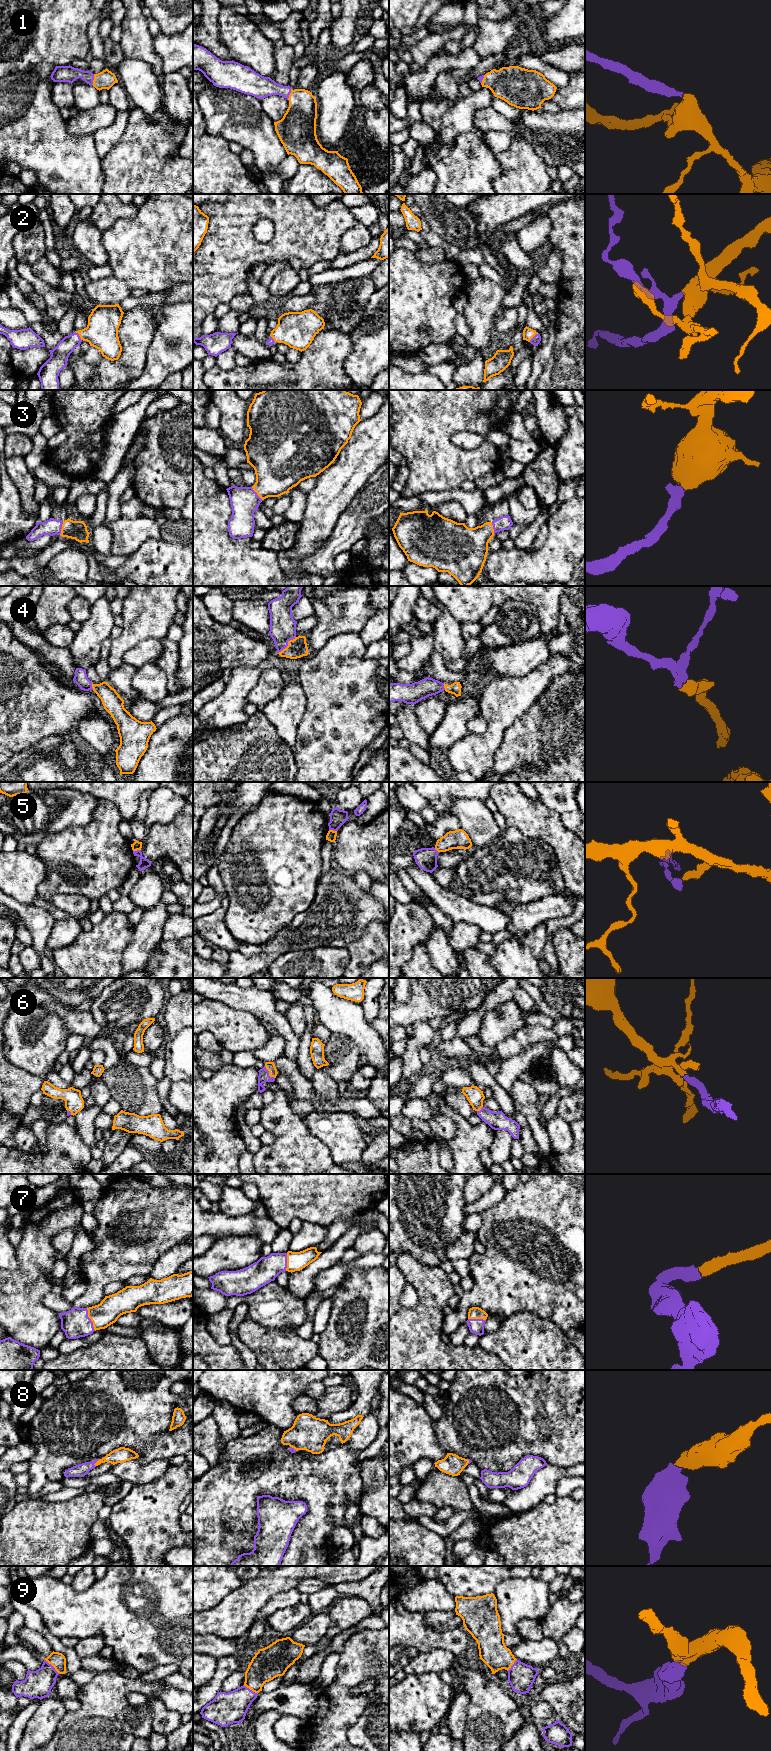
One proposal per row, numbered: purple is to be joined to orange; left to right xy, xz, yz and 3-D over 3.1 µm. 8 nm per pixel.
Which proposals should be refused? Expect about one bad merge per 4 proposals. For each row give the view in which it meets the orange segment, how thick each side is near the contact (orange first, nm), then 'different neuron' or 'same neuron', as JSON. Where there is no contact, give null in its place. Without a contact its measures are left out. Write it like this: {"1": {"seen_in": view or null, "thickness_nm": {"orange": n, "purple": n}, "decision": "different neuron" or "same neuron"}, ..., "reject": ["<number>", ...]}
{"1": {"seen_in": "xy", "thickness_nm": {"orange": 150, "purple": 130}, "decision": "same neuron"}, "2": {"seen_in": "xy", "thickness_nm": {"orange": 260, "purple": 140}, "decision": "same neuron"}, "3": {"seen_in": "xy", "thickness_nm": {"orange": 150, "purple": 130}, "decision": "same neuron"}, "4": {"seen_in": "xz", "thickness_nm": {"orange": 160, "purple": 200}, "decision": "same neuron"}, "5": {"seen_in": "xy", "thickness_nm": {"orange": 70, "purple": 80}, "decision": "different neuron"}, "6": {"seen_in": "xz", "thickness_nm": {"orange": 80, "purple": 90}, "decision": "same neuron"}, "7": {"seen_in": "xy", "thickness_nm": {"orange": 190, "purple": 220}, "decision": "same neuron"}, "8": {"seen_in": "xy", "thickness_nm": {"orange": 120, "purple": 100}, "decision": "same neuron"}, "9": {"seen_in": "xy", "thickness_nm": {"orange": 120, "purple": 220}, "decision": "same neuron"}, "reject": ["5"]}

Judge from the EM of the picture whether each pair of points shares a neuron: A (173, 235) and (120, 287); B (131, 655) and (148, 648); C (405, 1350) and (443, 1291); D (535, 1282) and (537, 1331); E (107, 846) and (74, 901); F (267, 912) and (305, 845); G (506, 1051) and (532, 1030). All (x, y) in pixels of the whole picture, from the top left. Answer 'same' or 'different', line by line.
A: different
B: same
C: same
D: different
E: different
F: same
G: same

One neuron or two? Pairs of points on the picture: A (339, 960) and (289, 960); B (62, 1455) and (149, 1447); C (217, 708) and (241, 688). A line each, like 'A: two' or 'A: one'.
A: one
B: one
C: one

